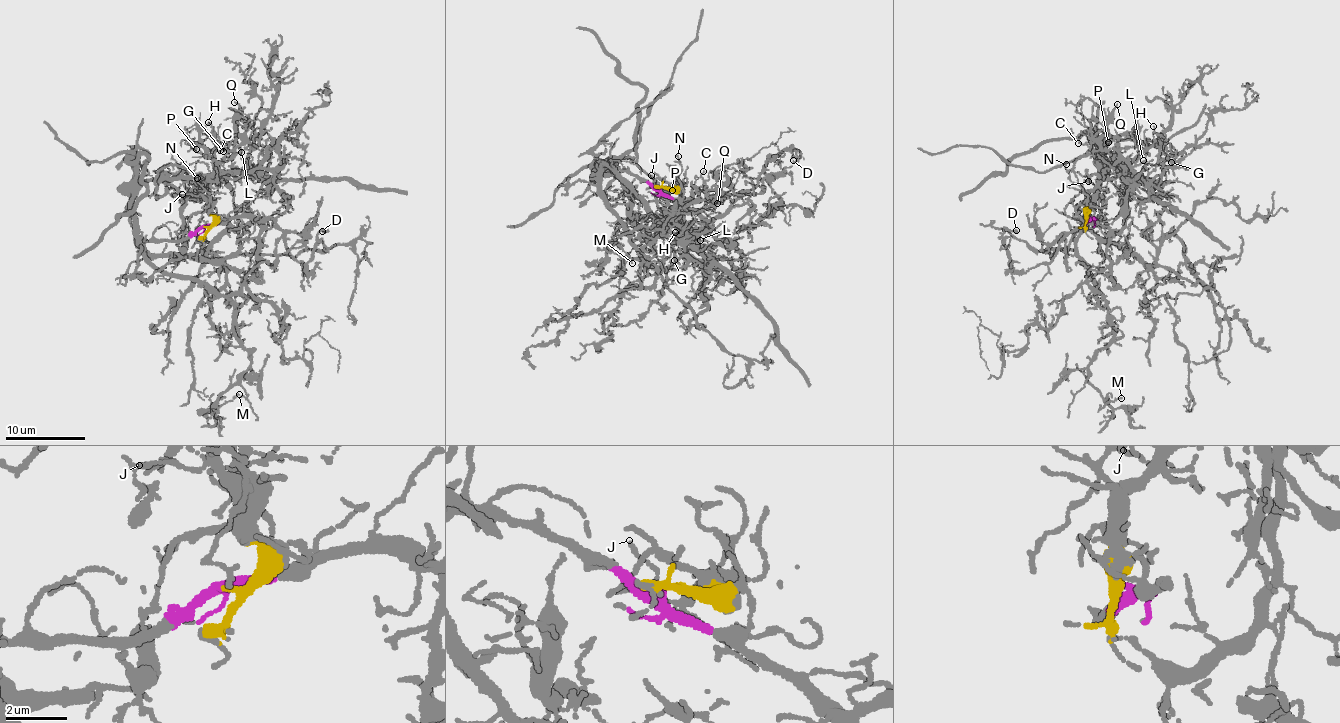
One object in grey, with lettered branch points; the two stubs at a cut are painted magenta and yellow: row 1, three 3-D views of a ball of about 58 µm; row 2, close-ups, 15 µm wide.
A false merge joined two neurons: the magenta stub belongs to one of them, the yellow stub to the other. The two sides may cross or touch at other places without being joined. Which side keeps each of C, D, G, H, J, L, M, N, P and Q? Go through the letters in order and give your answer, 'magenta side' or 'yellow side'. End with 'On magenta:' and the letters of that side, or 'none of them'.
C: yellow side
D: magenta side
G: yellow side
H: yellow side
J: yellow side
L: yellow side
M: magenta side
N: yellow side
P: yellow side
Q: yellow side
On magenta: D, M

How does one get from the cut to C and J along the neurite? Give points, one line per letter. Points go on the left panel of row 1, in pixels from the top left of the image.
C: (204, 226), (212, 223), (212, 207), (202, 191), (215, 167), (234, 154), (224, 147), (220, 150)
J: (204, 226), (212, 223), (212, 209), (199, 195), (181, 195)

